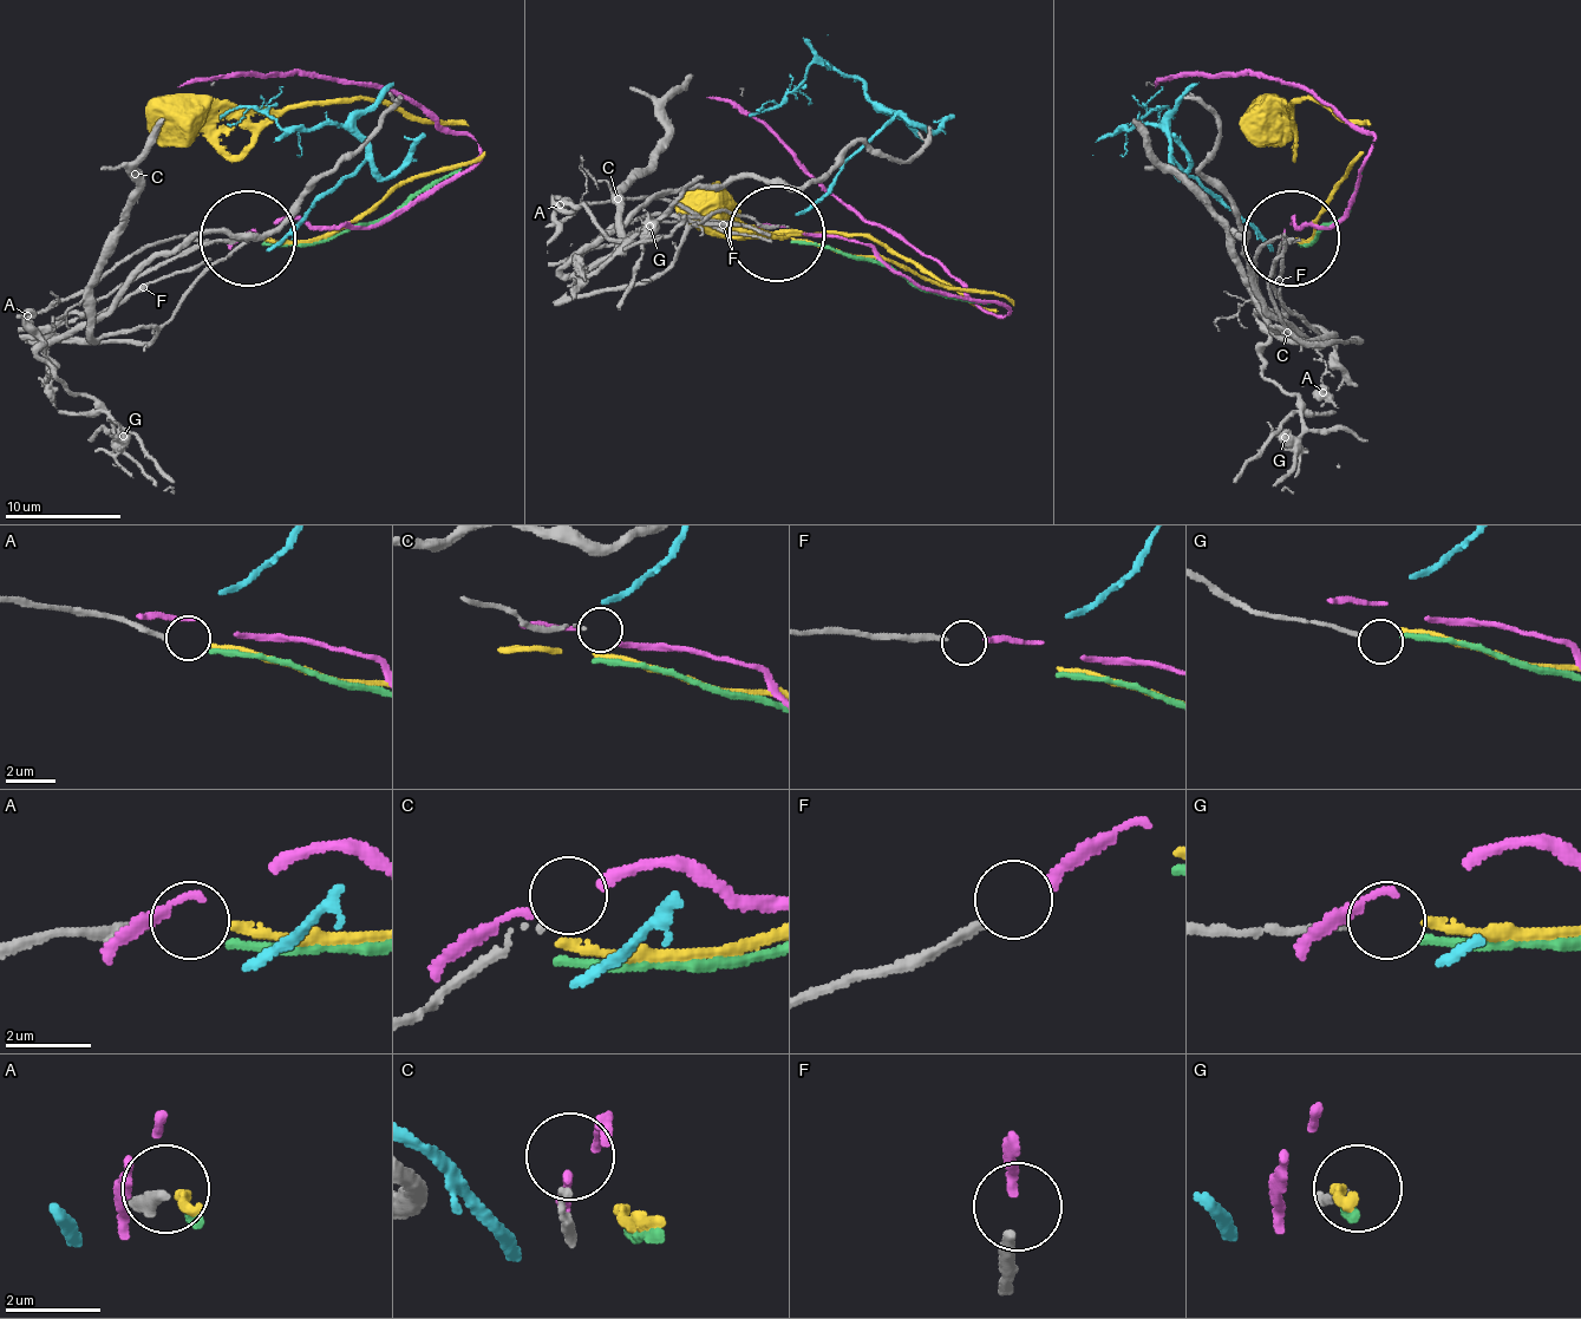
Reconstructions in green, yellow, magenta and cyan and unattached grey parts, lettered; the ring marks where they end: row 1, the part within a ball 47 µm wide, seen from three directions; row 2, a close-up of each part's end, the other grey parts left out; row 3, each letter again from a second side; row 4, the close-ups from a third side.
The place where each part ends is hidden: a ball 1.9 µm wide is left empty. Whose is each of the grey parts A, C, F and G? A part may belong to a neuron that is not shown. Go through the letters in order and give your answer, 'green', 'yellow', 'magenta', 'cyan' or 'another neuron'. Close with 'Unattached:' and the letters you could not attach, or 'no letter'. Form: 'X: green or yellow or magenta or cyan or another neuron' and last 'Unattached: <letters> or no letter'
A: yellow
C: another neuron
F: magenta
G: green
Unattached: C

